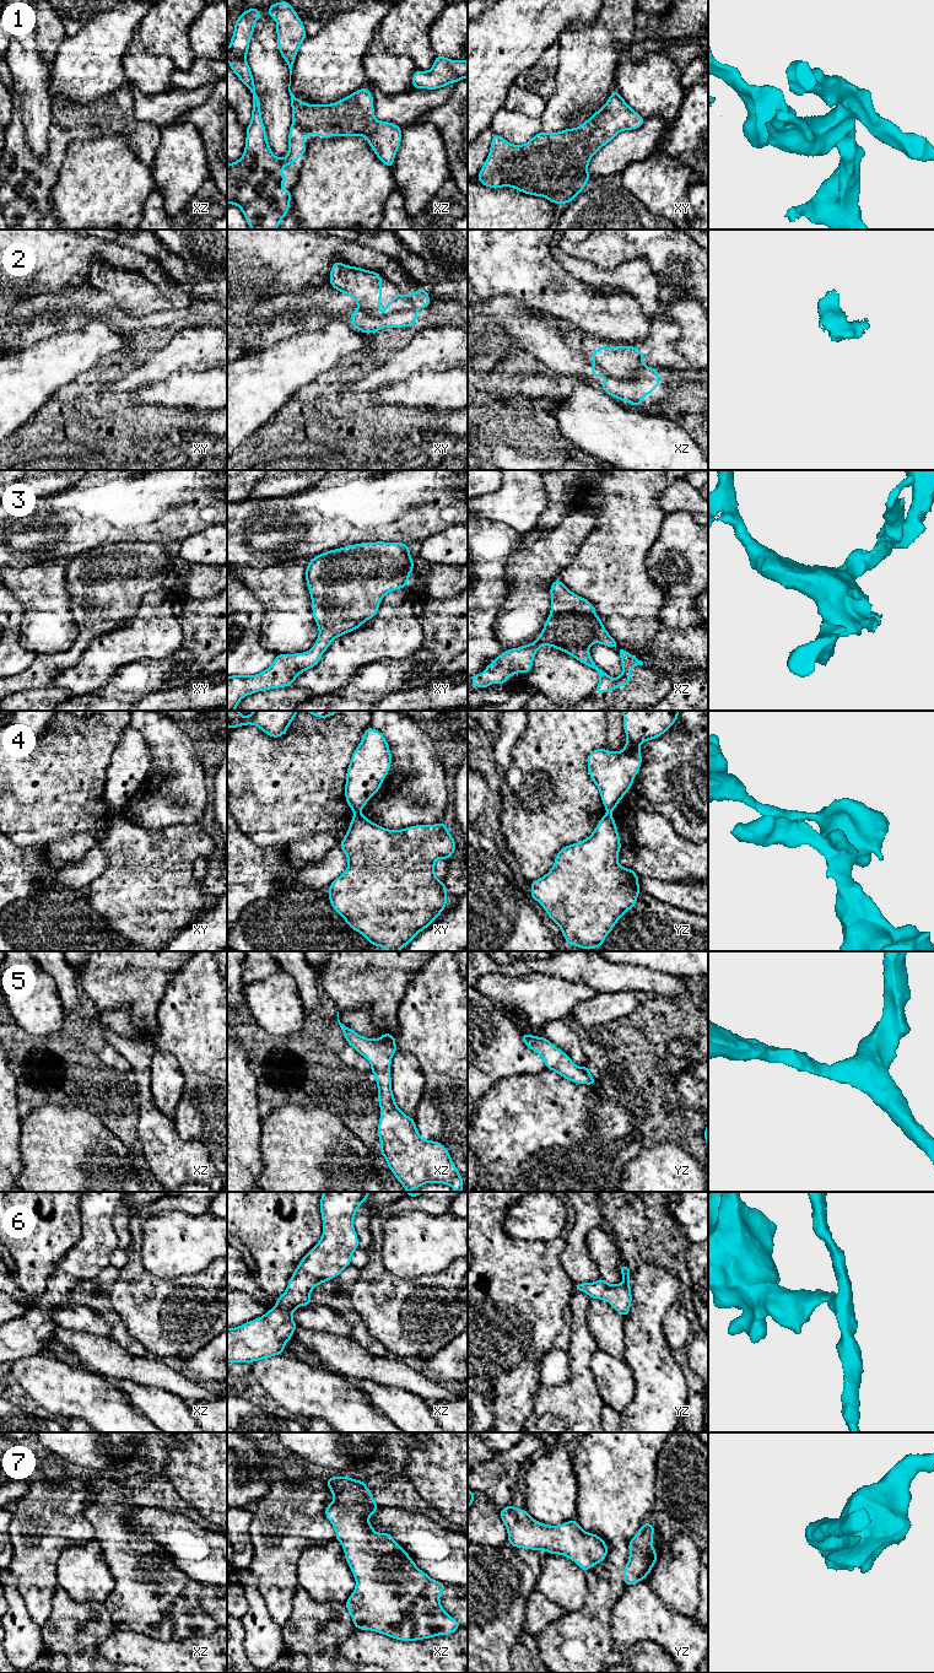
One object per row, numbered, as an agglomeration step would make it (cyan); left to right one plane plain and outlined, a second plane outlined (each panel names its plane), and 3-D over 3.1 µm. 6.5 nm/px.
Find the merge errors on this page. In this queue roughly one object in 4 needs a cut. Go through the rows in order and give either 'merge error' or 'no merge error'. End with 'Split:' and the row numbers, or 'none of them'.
1: no merge error
2: merge error
3: no merge error
4: merge error
5: no merge error
6: no merge error
7: no merge error
Split: 2, 4

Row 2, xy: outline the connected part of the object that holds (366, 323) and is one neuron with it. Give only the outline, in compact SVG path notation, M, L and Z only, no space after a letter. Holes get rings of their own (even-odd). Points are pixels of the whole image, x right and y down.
M361 309L350 314L350 323L365 334L372 334L382 328L414 326L417 322L417 309L400 311L385 317L374 317Z

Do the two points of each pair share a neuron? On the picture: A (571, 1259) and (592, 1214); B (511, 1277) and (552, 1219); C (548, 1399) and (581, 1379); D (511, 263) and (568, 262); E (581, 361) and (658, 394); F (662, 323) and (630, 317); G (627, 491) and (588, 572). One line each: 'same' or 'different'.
A: same
B: different
C: same
D: different
E: same
F: different
G: same

